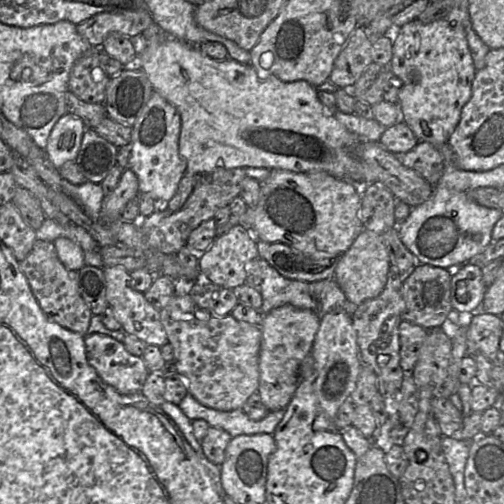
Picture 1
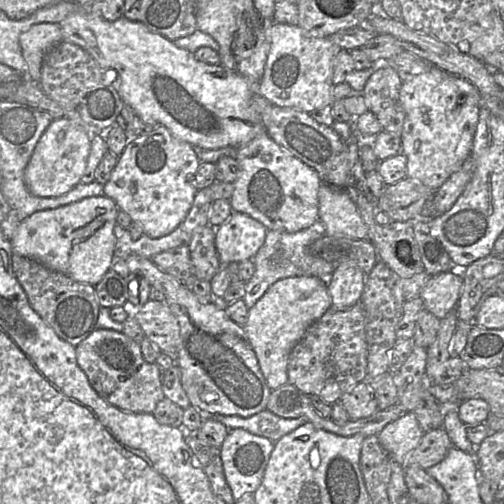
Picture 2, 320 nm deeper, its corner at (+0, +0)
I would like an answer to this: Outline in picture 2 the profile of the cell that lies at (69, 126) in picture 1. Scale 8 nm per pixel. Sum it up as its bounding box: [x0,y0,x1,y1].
[24,117,91,197]

